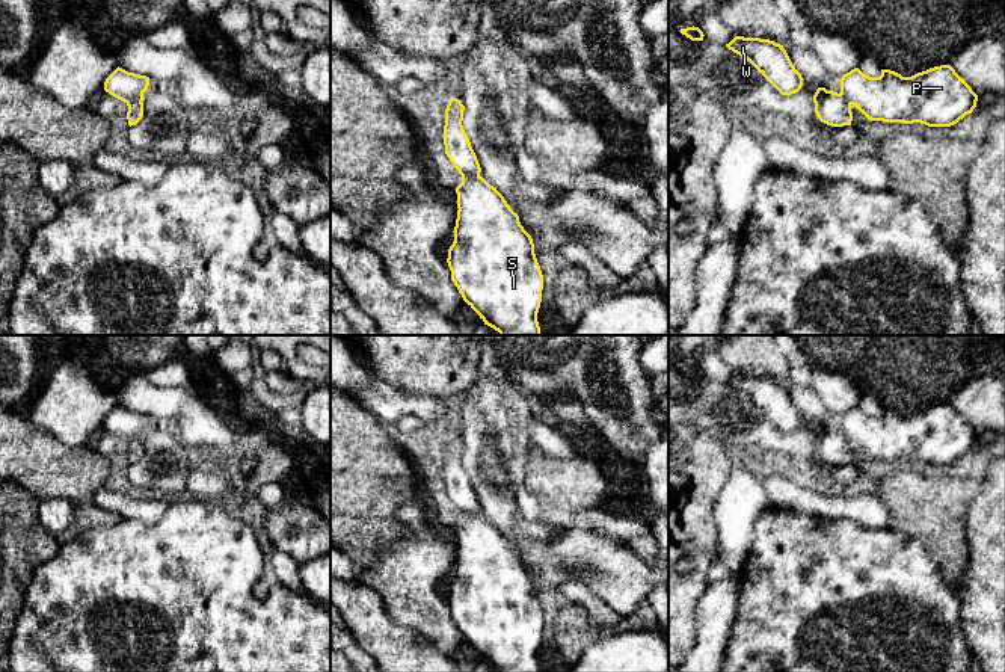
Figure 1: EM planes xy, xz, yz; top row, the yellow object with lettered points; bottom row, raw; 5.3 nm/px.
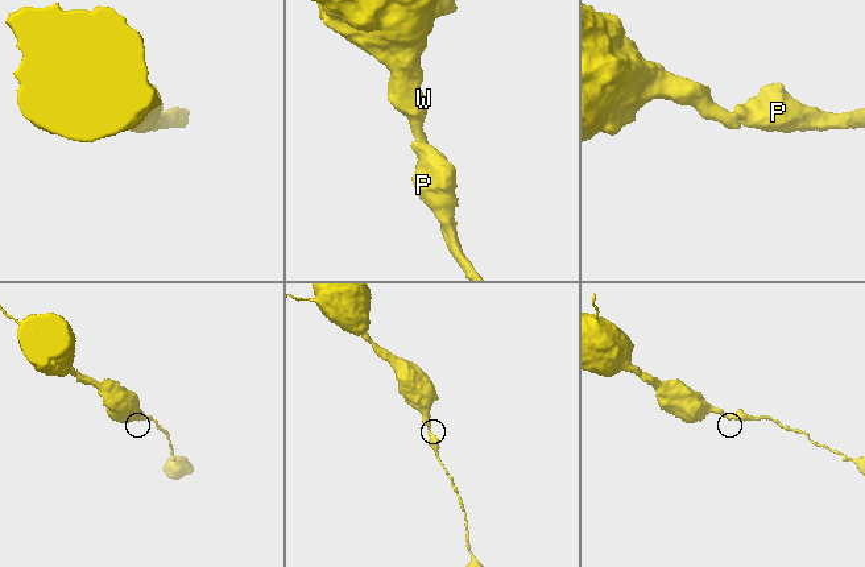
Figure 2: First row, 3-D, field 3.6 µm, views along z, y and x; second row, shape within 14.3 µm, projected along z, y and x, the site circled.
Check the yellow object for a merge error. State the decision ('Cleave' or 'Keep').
Keep

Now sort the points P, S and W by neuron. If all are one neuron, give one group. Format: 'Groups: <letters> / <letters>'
Groups: P S W

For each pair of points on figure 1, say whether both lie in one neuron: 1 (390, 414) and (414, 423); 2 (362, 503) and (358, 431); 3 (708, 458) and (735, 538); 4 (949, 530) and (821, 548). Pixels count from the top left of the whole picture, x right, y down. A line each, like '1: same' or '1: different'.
1: different
2: same
3: different
4: different

